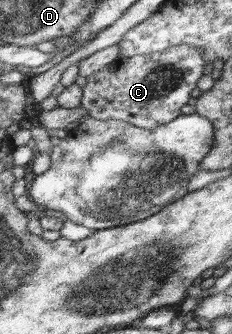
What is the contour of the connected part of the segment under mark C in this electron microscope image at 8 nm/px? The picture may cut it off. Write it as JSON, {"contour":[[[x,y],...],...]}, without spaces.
{"contour":[[[181,44],[153,54],[129,57],[127,60],[117,59],[101,71],[87,77],[83,90],[83,104],[80,106],[90,117],[99,120],[119,120],[143,129],[153,129],[165,125],[181,115],[181,108],[189,103],[191,93],[203,76],[205,56],[201,48]]]}

